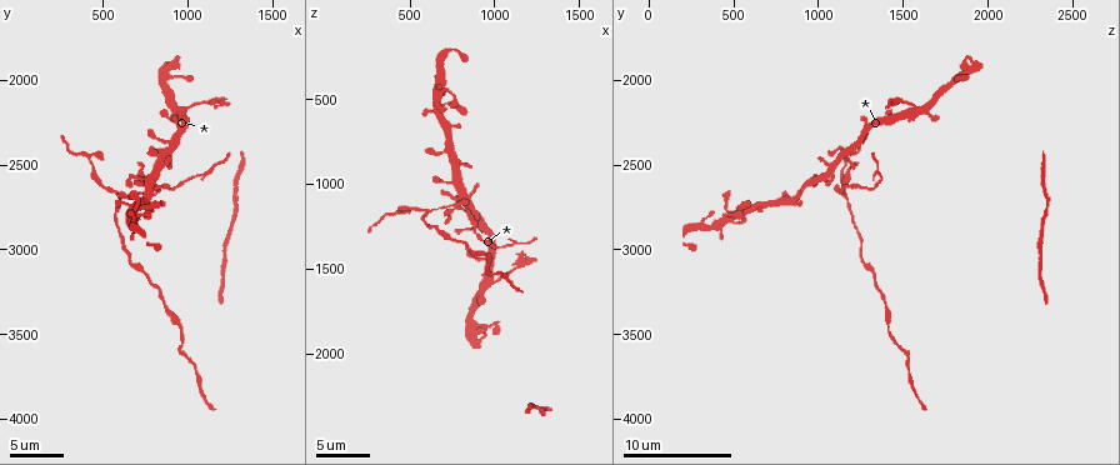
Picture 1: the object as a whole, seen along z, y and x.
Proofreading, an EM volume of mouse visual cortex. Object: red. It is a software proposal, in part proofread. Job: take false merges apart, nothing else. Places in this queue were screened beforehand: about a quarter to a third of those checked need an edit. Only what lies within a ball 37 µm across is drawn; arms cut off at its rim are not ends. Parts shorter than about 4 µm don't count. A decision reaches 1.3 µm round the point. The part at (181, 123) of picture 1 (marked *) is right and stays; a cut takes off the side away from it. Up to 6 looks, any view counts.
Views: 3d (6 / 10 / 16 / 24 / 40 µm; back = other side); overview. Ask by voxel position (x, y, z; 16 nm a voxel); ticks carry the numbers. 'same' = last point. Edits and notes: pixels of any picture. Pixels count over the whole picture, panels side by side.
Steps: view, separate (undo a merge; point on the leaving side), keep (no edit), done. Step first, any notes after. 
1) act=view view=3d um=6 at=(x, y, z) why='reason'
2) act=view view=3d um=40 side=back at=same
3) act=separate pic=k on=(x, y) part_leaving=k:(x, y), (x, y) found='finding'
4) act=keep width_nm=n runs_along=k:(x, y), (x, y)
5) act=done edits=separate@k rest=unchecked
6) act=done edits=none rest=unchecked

act=view view=3d um=10 at=(780, 2660, 1120) why='looks like a crossing'

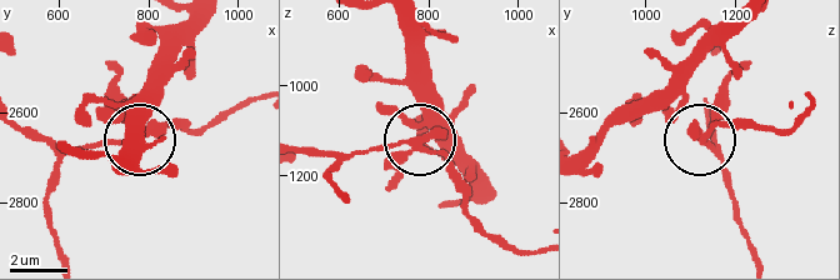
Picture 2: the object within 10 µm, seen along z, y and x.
act=view view=3d um=10 side=back at=(775, 2655, 1125)

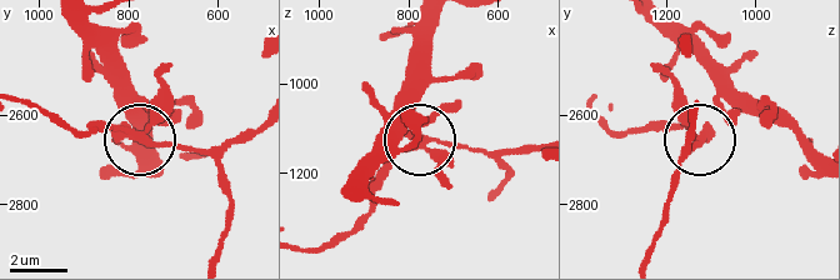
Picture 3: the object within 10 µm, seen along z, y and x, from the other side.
act=separate pic=3 on=(169, 106) width_nm=210 part_leaving=3:(139, 138), (78, 130), (20, 104) found='two cells meet here'

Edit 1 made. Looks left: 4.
act=view view=overview

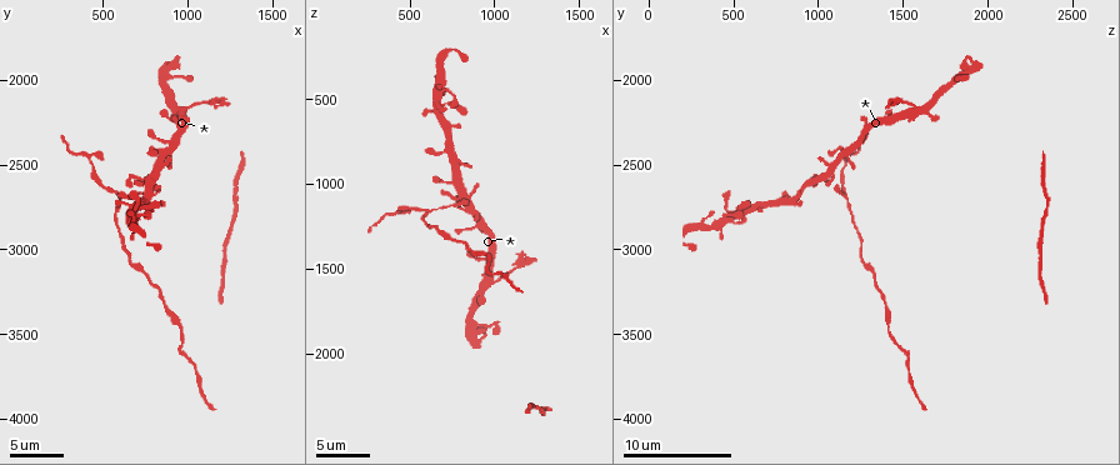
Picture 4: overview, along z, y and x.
act=view view=3d um=6 at=(740, 3140, 1320) why='calibre changes'

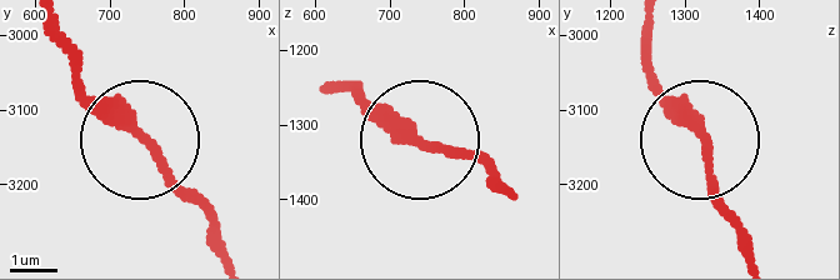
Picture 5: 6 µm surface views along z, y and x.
act=keep width_nm=260 runs_along=5:(54, 24), (90, 96), (218, 224) found='all the same cell'

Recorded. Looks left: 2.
act=view view=3d um=16 at=(460, 2560, 1140)

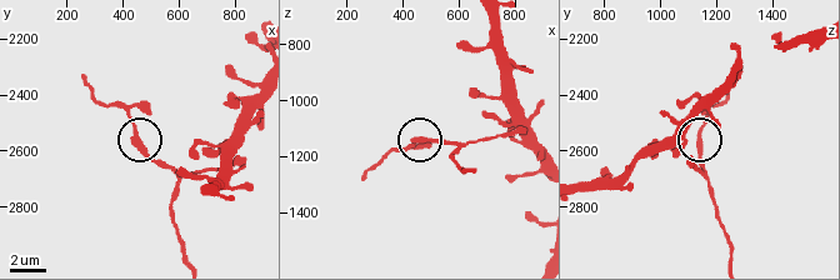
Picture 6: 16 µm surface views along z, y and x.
act=separate pic=6 on=(149, 110) part_leaving=6:(136, 131), (124, 111), (96, 98), (84, 76) found='a second cell is stuck on'

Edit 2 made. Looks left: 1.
act=done edits=separate@3,separate@6 rest=unchecked

